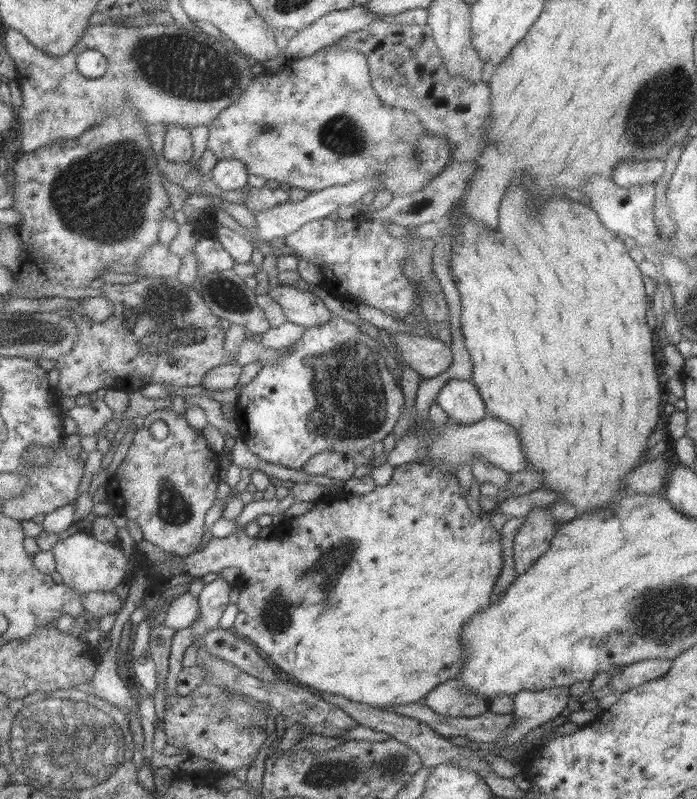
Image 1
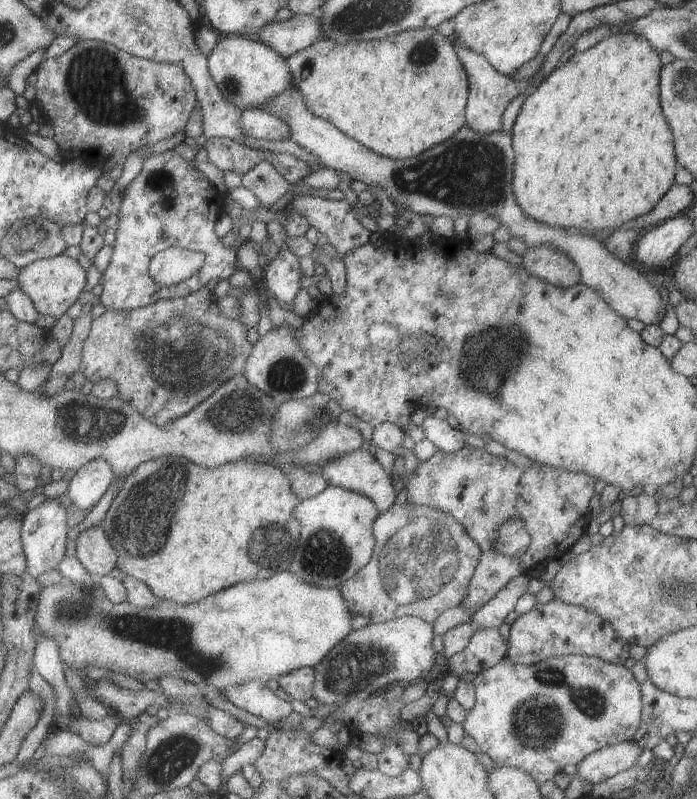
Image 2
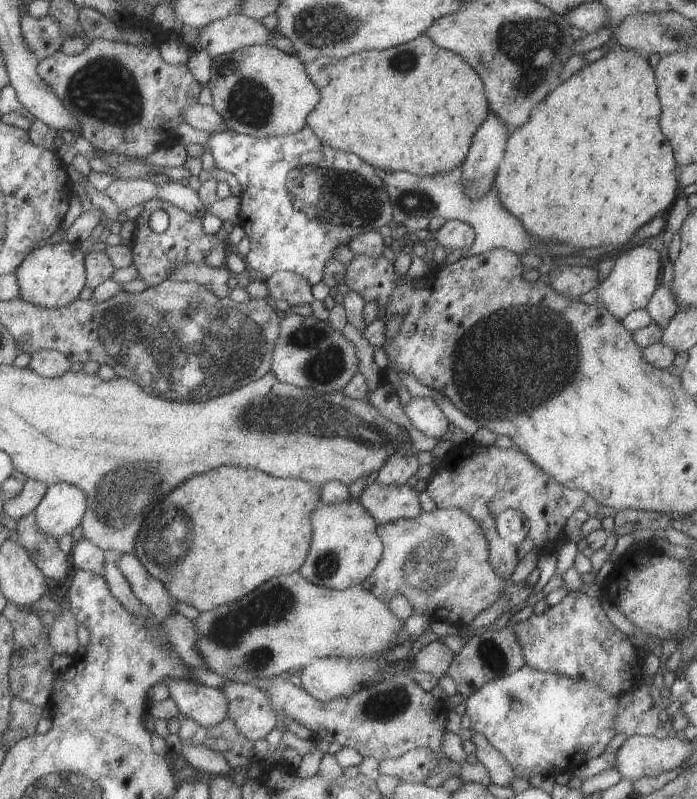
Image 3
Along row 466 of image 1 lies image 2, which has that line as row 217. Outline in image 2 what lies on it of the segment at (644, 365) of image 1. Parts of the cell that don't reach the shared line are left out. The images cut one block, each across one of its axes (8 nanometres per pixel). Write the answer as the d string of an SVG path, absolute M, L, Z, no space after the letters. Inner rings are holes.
M621 30L597 42L591 48L575 52L563 66L557 66L537 88L529 91L521 110L515 118L511 130L511 147L514 156L512 169L512 192L515 202L526 217L548 226L561 228L577 228L577 230L603 230L603 228L619 228L643 214L647 214L661 199L661 196L674 184L677 162L674 154L674 142L661 108L659 108L659 92L657 80L662 63L658 53L649 46L643 36L635 36L629 30Z

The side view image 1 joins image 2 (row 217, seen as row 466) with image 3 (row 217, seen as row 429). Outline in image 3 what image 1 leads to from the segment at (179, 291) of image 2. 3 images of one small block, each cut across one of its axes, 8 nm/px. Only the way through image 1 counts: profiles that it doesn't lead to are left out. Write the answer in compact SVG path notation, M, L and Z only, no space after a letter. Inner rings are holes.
M153 198L144 204L143 210L134 220L136 224L135 239L131 250L131 261L138 272L137 279L143 280L146 287L153 287L166 280L172 267L190 263L209 267L224 267L225 258L230 250L227 242L219 241L213 235L204 234L201 230L201 220L190 216L172 206L170 203ZM162 210L169 217L168 228L162 234L155 234L148 226L151 213Z

